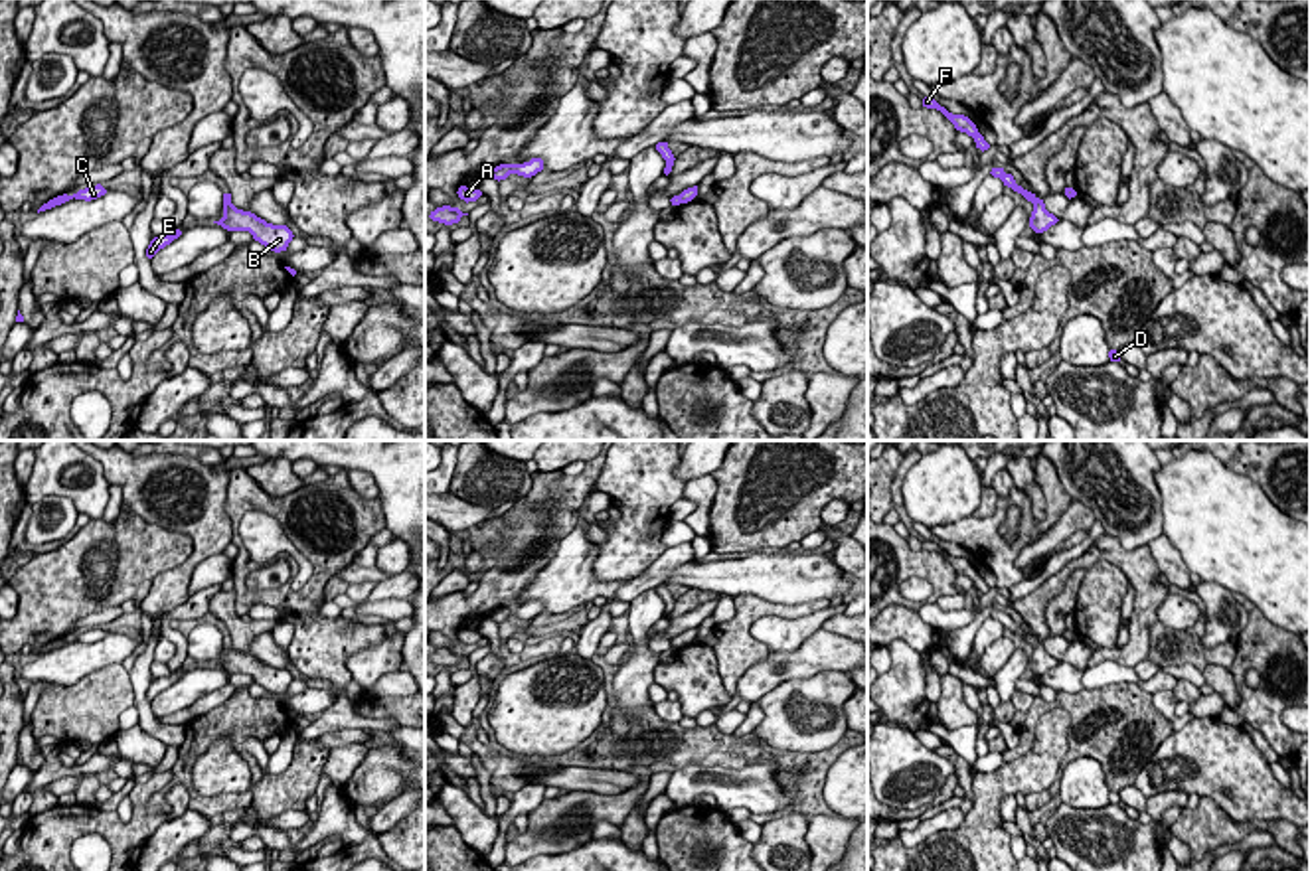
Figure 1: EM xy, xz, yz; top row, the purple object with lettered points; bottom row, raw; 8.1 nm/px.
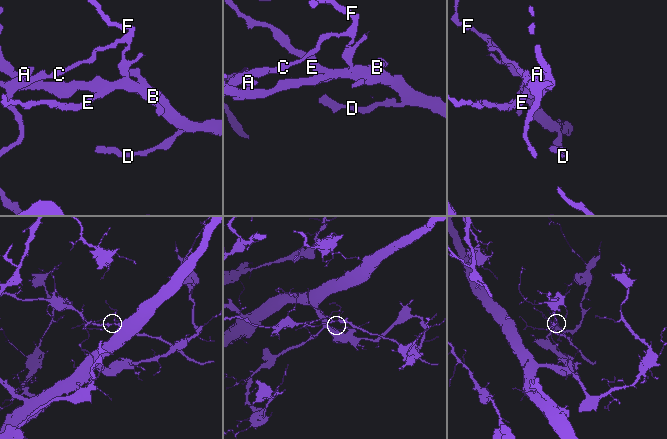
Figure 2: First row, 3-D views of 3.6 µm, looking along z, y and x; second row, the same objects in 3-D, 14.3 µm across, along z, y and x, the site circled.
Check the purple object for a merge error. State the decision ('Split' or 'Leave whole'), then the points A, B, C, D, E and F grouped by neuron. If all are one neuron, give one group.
Split. Groups: A C F / B D E

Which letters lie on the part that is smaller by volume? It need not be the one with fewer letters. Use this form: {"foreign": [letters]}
{"foreign": ["B", "D", "E"]}

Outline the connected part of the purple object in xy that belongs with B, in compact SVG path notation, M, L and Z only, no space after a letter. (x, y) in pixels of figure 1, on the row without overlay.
M229 636L223 638L223 660L213 666L221 668L227 673L249 673L255 683L275 695L287 693L288 685L294 679L287 668L273 668L251 654L237 652L229 644Z

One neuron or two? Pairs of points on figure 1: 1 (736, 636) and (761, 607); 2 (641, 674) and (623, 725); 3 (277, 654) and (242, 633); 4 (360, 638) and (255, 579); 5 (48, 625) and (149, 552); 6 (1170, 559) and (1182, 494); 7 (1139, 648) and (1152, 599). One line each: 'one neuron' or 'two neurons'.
1: one neuron
2: one neuron
3: two neurons
4: two neurons
5: one neuron
6: two neurons
7: one neuron

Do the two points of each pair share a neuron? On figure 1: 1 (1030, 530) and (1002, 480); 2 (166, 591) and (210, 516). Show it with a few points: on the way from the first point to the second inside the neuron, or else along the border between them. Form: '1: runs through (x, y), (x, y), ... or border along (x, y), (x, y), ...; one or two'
1: border along (1012, 484), (1010, 492), (998, 498); two
2: runs through (182, 573), (204, 548), (210, 534); one

